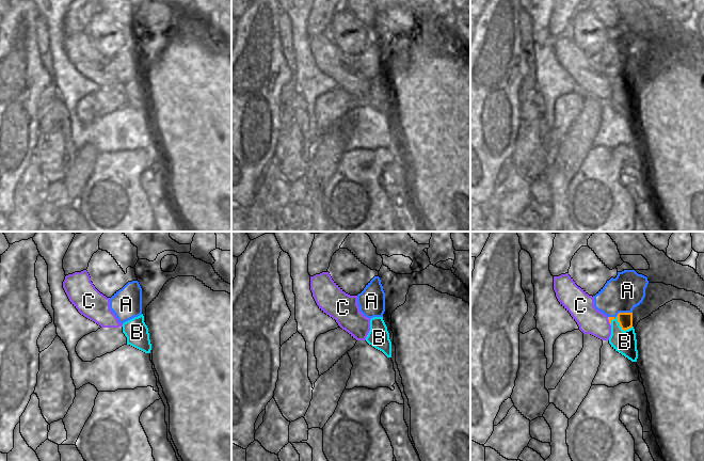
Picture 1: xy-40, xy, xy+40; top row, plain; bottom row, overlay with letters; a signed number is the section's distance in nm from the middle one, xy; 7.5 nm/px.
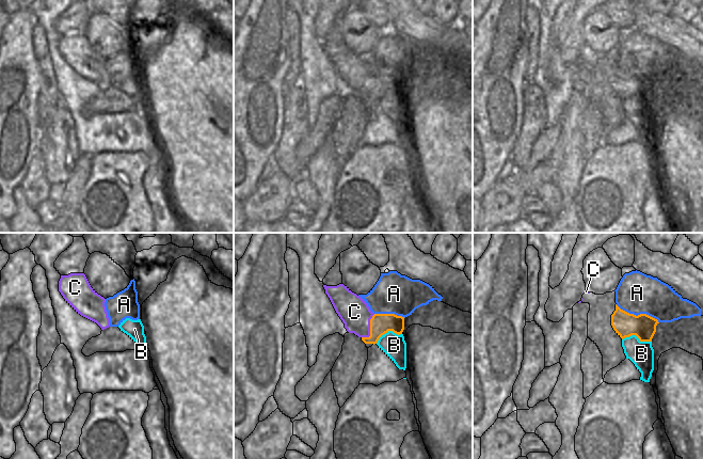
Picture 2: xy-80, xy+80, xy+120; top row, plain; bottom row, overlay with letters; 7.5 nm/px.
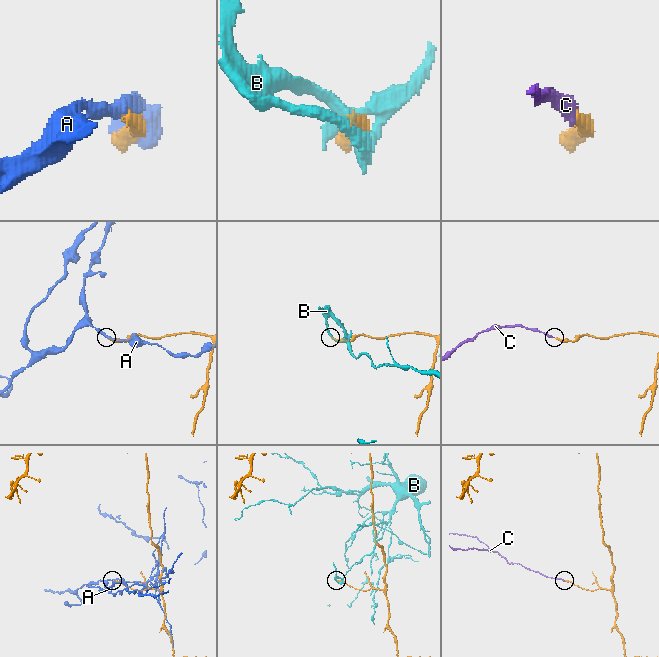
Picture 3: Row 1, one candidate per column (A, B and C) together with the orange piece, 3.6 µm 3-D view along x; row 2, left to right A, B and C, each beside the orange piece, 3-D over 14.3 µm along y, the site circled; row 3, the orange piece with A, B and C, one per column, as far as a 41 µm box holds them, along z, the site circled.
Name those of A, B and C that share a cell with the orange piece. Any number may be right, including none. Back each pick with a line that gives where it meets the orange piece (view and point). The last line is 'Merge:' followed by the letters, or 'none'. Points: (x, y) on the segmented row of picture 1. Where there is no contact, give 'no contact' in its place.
C: meets orange in xy+40 at (608, 319)
Merge: C

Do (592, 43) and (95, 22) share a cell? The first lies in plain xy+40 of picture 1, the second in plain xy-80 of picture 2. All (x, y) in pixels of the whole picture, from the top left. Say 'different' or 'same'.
same

